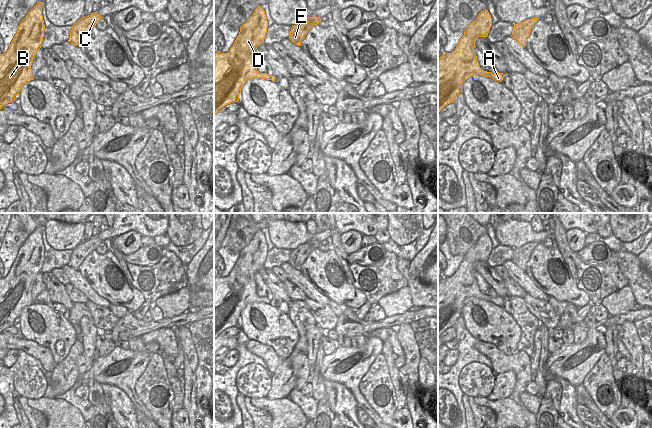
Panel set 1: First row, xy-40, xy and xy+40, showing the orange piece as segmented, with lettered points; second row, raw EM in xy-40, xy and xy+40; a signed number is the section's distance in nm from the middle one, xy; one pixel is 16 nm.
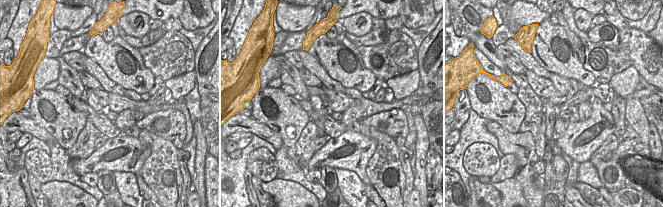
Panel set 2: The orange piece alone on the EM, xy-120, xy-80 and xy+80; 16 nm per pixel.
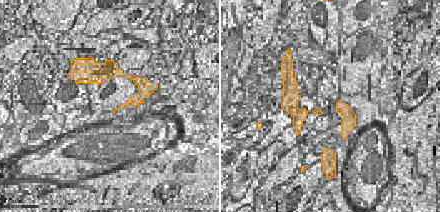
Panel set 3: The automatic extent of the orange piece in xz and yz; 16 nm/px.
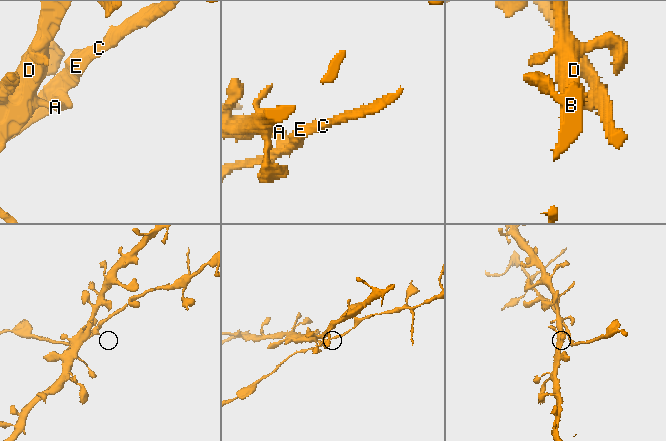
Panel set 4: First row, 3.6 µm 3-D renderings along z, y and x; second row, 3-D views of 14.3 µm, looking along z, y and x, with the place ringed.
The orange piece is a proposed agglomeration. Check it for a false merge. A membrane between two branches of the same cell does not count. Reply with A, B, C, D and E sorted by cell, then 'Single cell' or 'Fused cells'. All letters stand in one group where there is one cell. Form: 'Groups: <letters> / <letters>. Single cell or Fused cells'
Groups: A C E / B D. Fused cells.

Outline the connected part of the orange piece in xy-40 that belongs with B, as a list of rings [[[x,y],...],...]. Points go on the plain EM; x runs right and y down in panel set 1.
[[[38,226],[22,244],[6,277],[0,278],[0,333],[14,326],[24,307],[34,303],[31,289],[44,261],[42,231]]]

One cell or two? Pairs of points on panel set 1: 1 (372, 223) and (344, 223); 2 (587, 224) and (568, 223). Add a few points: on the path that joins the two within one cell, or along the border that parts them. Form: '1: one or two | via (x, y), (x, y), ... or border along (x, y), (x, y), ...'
1: one | via (365, 223), (351, 224)
2: one | via (582, 224), (573, 224)

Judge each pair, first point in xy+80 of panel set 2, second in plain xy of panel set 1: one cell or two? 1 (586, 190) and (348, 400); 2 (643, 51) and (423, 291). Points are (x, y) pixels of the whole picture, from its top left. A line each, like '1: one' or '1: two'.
1: two
2: one

